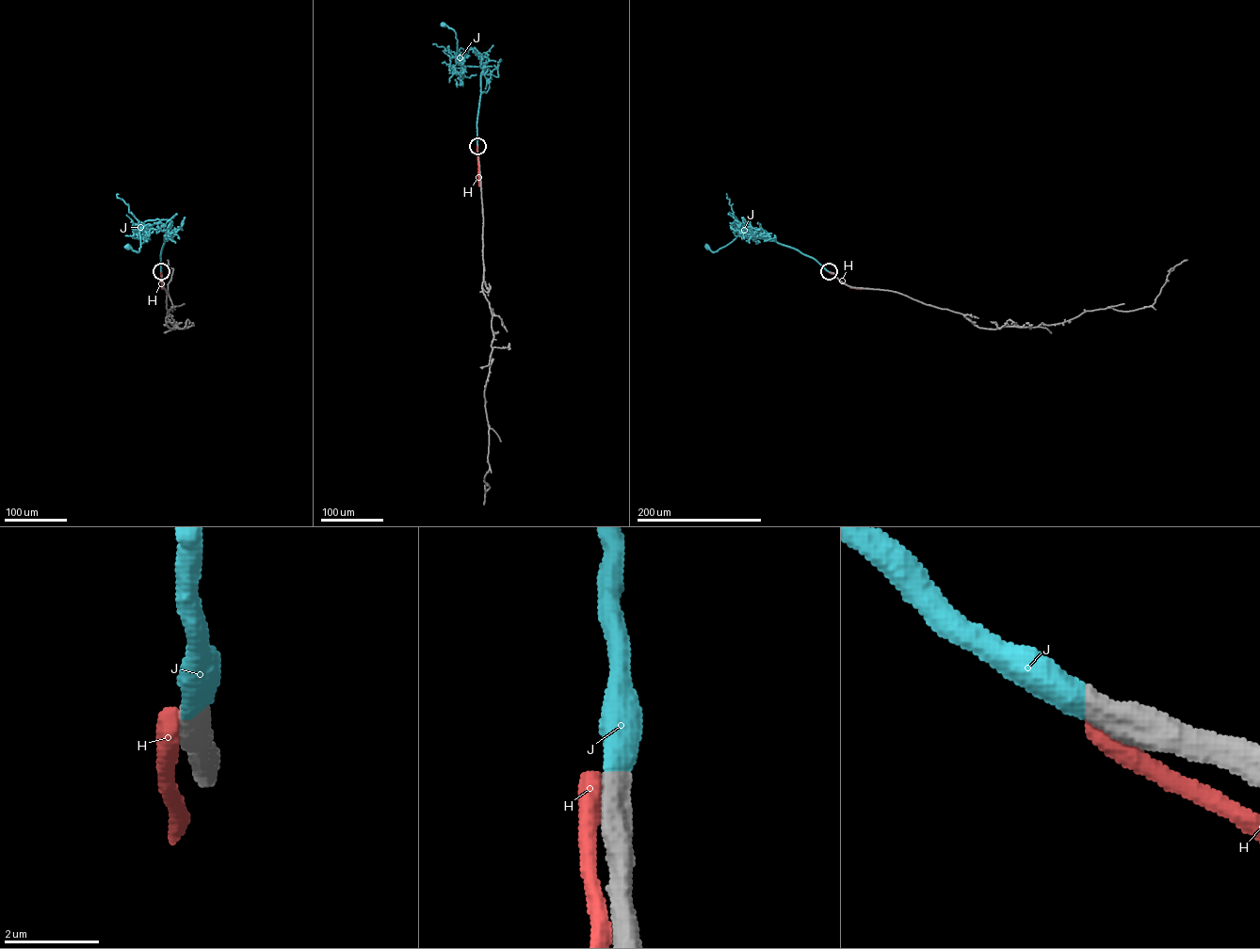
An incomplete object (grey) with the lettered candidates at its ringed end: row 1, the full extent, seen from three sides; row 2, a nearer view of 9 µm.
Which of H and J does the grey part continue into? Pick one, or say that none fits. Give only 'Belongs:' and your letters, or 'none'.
Belongs: J

